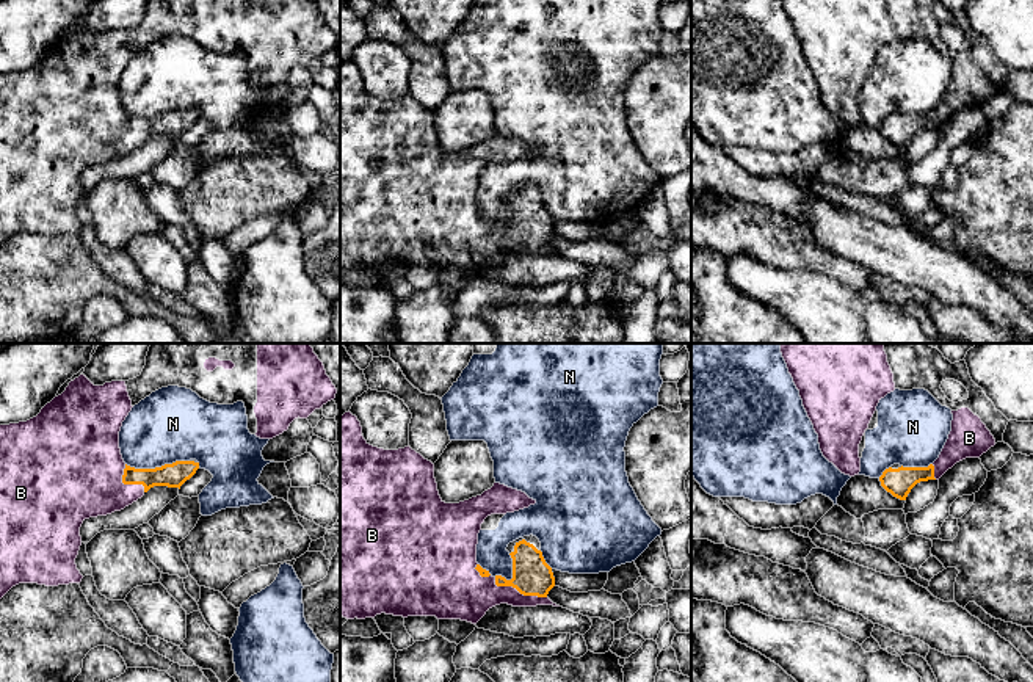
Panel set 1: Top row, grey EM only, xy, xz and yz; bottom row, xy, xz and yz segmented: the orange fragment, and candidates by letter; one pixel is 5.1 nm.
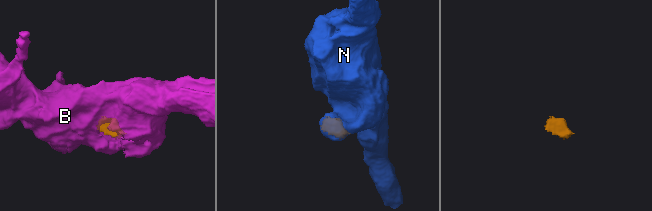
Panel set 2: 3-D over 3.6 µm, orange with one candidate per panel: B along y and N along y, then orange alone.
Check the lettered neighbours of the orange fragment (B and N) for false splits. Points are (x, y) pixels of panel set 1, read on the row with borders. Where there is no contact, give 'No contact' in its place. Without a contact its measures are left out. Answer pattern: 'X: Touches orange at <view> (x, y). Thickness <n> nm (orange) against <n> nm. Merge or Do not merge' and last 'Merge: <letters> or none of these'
B: Touches orange at xz (518, 590). Thickness 200 nm (orange) against 240 nm. Merge
N: Touches orange at xy (157, 467). Thickness 130 nm (orange) against 380 nm. Do not merge
Merge: B

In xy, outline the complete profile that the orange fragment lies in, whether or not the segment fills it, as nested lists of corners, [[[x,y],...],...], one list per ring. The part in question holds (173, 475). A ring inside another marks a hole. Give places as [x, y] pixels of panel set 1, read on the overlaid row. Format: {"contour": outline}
{"contour": [[[150,343],[146,365],[133,379],[94,386],[85,375],[80,375],[36,417],[0,425],[0,599],[19,583],[45,586],[80,583],[83,575],[77,569],[75,558],[82,546],[80,527],[85,519],[121,511],[154,486],[180,489],[196,473],[199,463],[194,461],[135,469],[127,466],[121,455],[119,431],[132,408],[168,386],[191,389],[210,403],[243,401],[248,430],[260,439],[282,434],[295,419],[307,419],[337,394],[310,343]]]}

